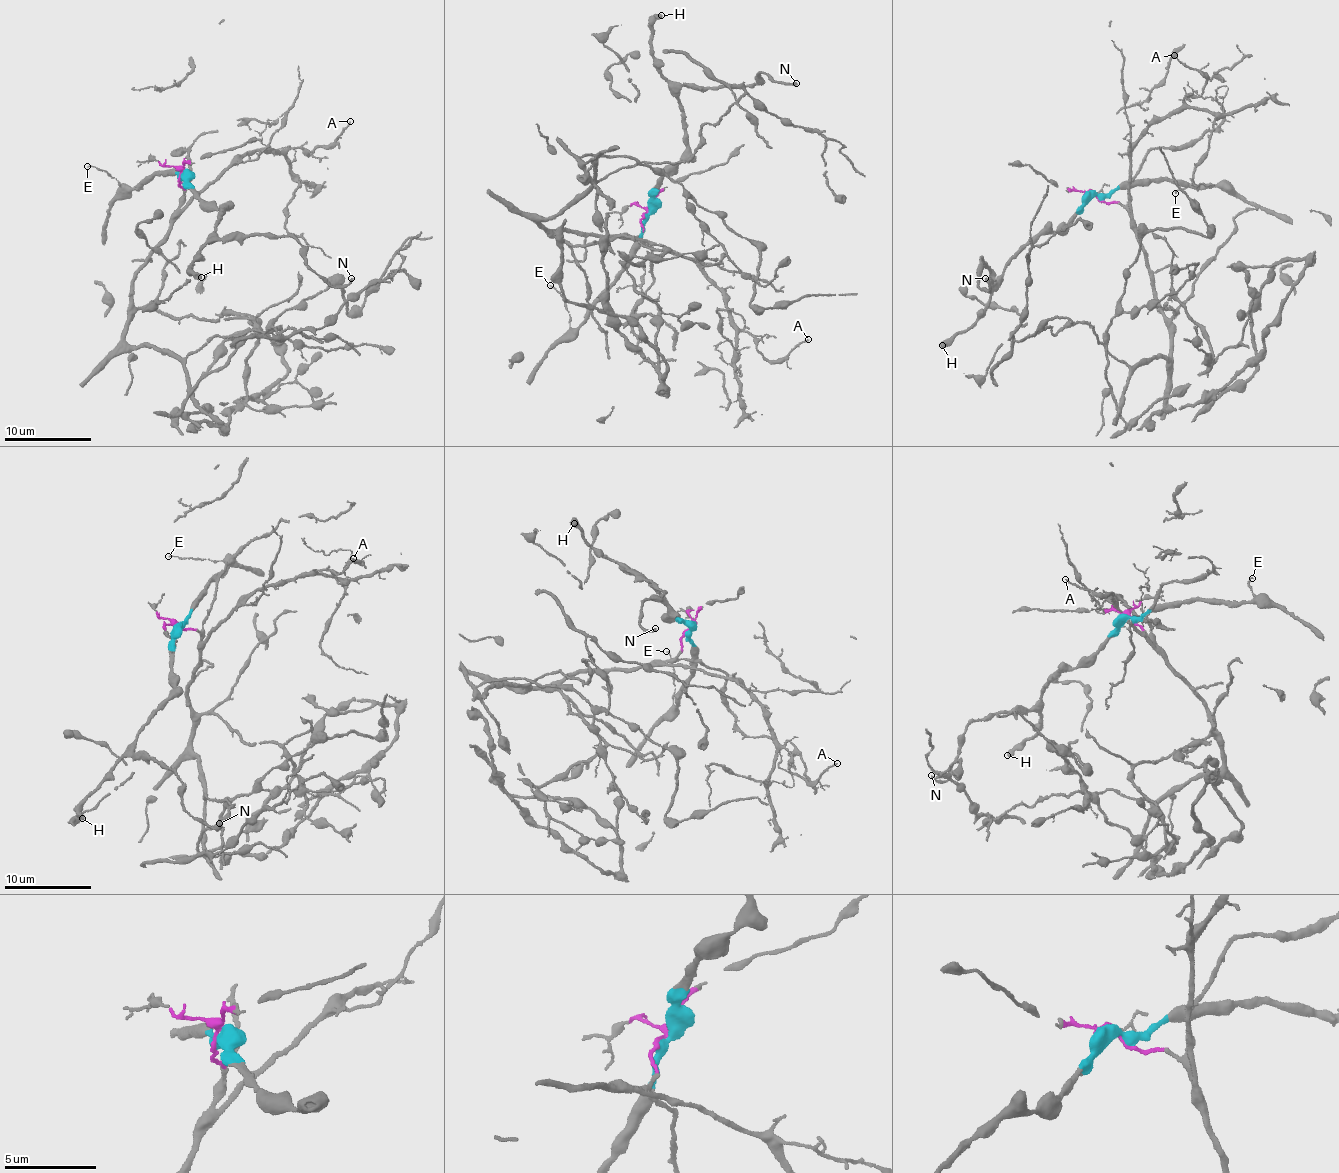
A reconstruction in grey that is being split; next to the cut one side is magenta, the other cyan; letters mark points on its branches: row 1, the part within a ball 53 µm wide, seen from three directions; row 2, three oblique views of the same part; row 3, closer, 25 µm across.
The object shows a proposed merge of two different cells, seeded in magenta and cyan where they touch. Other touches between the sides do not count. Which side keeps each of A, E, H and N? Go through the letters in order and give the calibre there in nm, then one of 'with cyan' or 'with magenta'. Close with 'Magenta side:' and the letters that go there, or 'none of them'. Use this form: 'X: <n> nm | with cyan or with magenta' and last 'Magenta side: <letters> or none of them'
A: 120 nm | with magenta
E: 100 nm | with cyan
H: 400 nm | with cyan
N: 200 nm | with cyan
Magenta side: A

